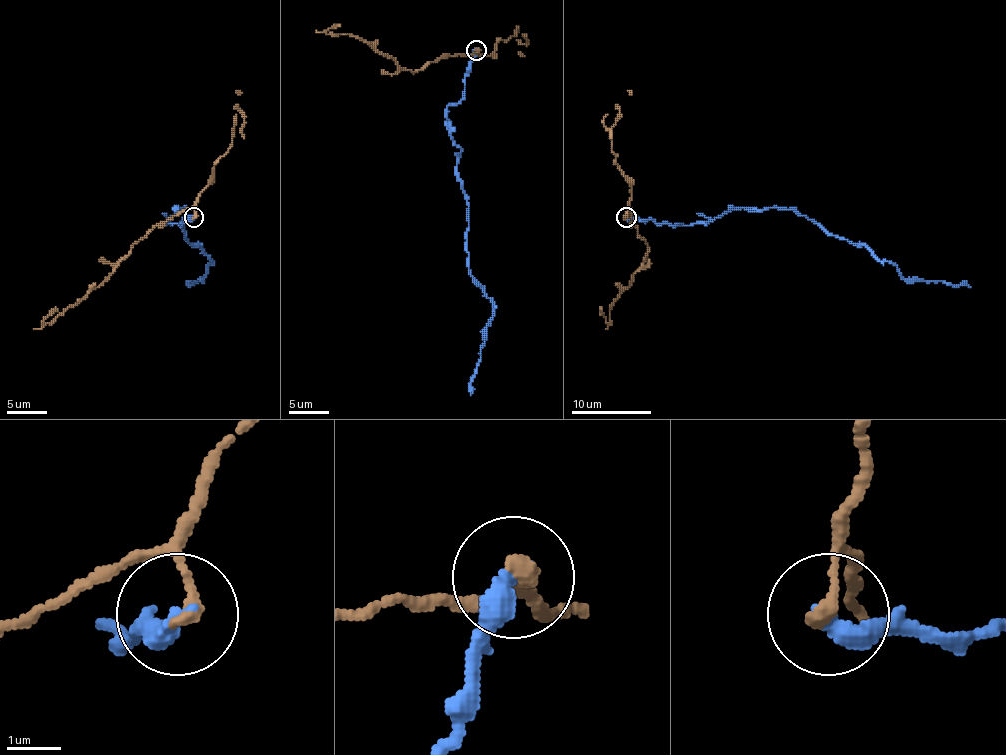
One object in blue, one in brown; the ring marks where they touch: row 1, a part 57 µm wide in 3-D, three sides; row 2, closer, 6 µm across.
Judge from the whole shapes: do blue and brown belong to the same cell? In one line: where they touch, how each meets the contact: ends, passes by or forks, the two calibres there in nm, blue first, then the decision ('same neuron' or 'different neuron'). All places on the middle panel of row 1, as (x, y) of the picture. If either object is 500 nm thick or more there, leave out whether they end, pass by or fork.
(476, 50) | blue ends | brown ends | 380/280 nm | different neuron

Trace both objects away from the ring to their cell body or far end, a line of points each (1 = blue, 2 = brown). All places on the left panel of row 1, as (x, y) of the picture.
1: (194, 217), (164, 225), (178, 211), (174, 208), (186, 210), (186, 239), (208, 255), (208, 273), (188, 287)
2: (194, 217), (194, 210), (186, 208), (156, 223), (133, 245), (101, 283), (49, 323), (43, 323), (55, 307)

